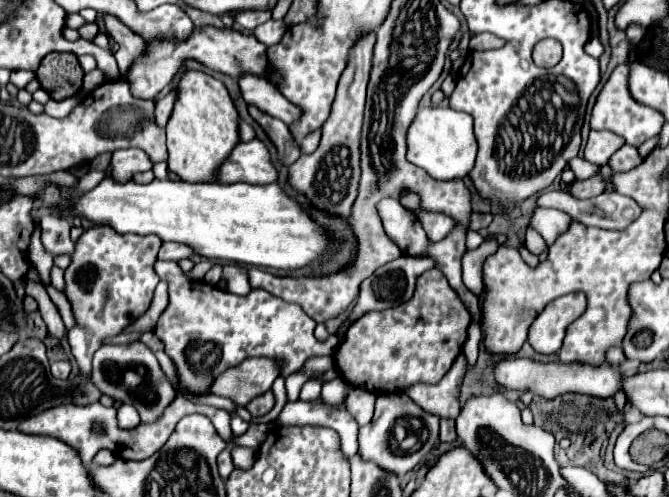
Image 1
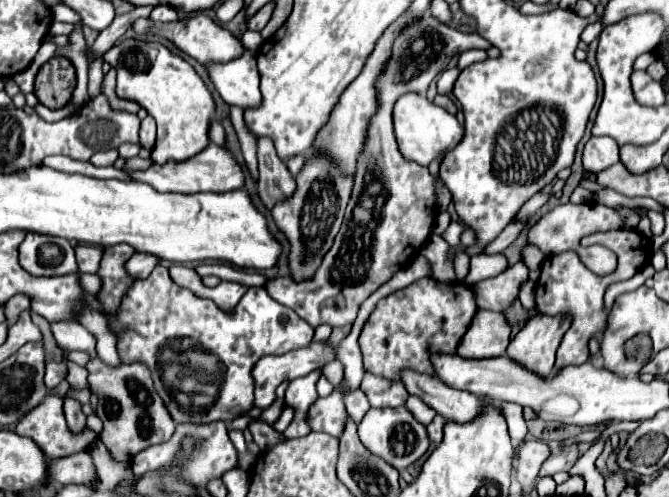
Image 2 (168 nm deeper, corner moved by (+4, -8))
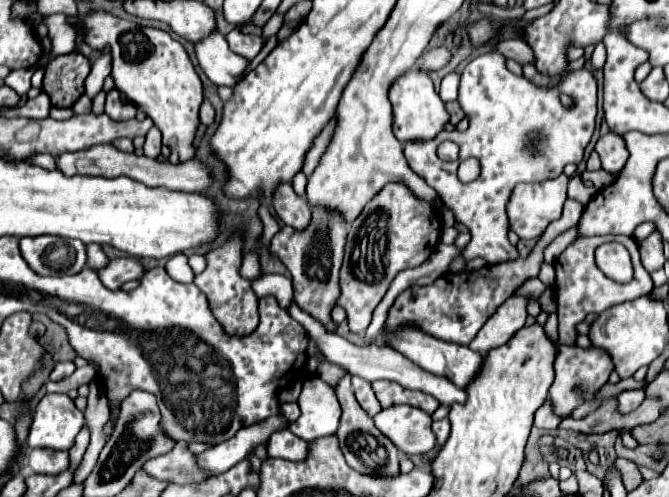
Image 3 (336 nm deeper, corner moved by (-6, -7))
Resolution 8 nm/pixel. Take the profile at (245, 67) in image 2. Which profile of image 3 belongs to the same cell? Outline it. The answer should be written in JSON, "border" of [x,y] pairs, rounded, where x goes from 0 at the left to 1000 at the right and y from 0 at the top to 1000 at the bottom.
{"border":[[[320,64],[317,72],[290,89],[290,97],[302,141],[323,173],[350,177],[356,165],[362,165],[374,121],[350,109],[329,64]]]}

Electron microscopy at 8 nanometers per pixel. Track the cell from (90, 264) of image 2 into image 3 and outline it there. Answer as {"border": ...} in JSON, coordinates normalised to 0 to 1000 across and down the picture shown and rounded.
{"border":[[[200,515],[167,519],[164,535],[146,543],[152,571],[164,584],[176,584],[185,567],[194,567],[194,563],[212,563],[215,551],[218,551],[215,531]]]}

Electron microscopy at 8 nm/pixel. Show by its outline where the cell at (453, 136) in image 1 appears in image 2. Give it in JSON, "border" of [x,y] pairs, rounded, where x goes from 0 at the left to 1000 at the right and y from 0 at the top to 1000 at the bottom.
{"border":[[[607,187],[589,207],[589,272],[592,288],[607,320],[616,320],[634,336],[643,332],[646,320],[658,316],[658,308],[682,296],[691,284],[691,256],[679,231],[673,231],[667,219],[643,207],[634,191],[625,187]]]}

